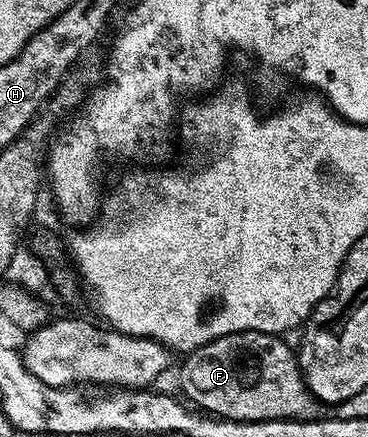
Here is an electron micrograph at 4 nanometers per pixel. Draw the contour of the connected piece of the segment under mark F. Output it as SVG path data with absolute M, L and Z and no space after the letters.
M257 331L231 332L224 337L204 340L200 349L182 358L183 366L179 369L179 385L184 393L182 396L192 406L216 417L228 417L230 421L316 420L320 416L320 402L315 400L305 383L296 350L290 349L283 340L282 336Z

